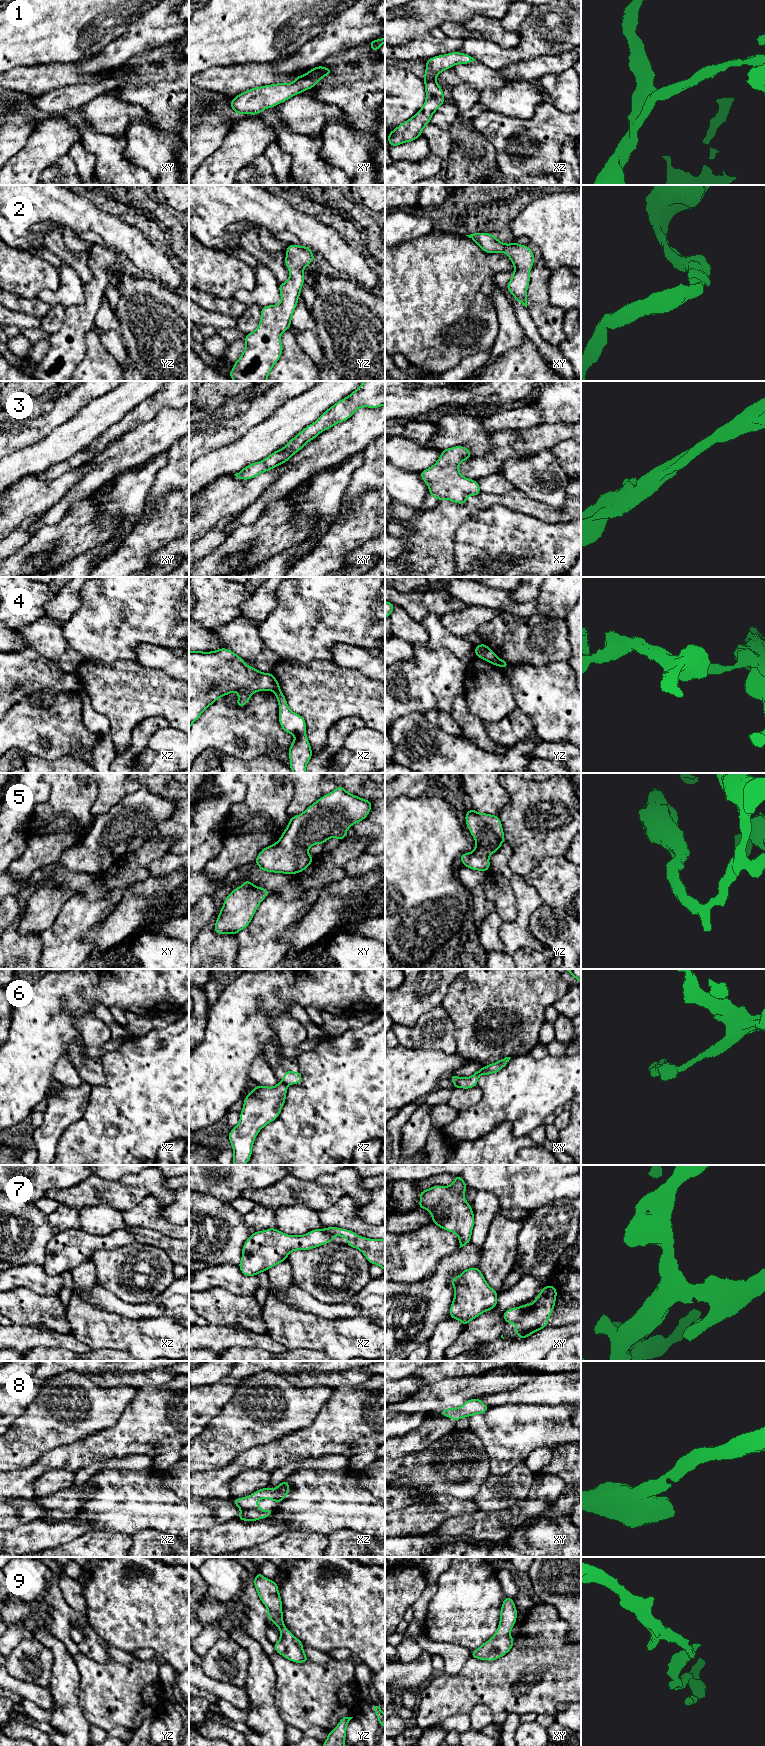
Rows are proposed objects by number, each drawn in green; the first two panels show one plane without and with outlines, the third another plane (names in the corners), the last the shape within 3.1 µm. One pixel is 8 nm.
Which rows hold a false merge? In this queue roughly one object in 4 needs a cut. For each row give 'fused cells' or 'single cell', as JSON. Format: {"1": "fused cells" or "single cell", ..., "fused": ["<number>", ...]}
{"1": "single cell", "2": "single cell", "3": "single cell", "4": "fused cells", "5": "single cell", "6": "fused cells", "7": "single cell", "8": "single cell", "9": "single cell", "fused": ["4", "6"]}

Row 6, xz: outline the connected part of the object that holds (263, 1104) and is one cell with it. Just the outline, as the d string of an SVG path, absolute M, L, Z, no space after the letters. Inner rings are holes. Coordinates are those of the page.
M280 1081L274 1087L257 1085L244 1098L239 1123L228 1135L234 1152L232 1165L245 1165L250 1160L257 1134L279 1117L286 1092L287 1085Z

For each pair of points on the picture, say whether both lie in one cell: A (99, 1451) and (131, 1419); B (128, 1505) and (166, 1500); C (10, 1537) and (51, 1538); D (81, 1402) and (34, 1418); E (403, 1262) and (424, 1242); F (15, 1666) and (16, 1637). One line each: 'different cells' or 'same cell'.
A: same cell
B: same cell
C: same cell
D: same cell
E: same cell
F: different cells

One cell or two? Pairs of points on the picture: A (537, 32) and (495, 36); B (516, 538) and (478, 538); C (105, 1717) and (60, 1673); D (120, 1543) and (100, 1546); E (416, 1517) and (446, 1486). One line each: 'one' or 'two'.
A: two
B: one
C: two
D: one
E: two

